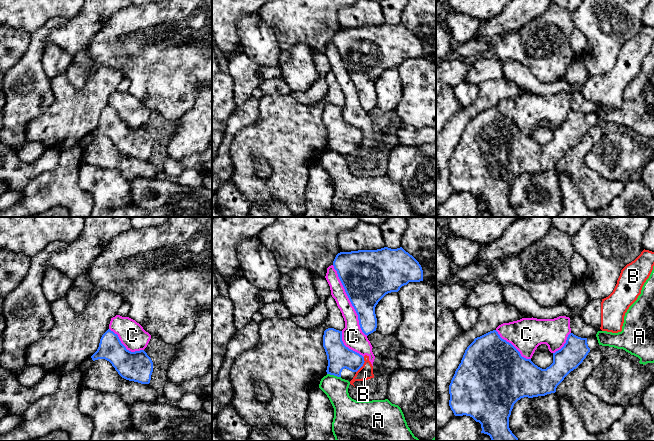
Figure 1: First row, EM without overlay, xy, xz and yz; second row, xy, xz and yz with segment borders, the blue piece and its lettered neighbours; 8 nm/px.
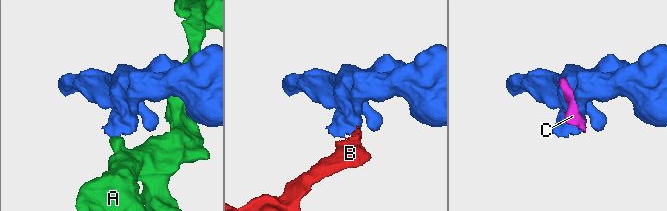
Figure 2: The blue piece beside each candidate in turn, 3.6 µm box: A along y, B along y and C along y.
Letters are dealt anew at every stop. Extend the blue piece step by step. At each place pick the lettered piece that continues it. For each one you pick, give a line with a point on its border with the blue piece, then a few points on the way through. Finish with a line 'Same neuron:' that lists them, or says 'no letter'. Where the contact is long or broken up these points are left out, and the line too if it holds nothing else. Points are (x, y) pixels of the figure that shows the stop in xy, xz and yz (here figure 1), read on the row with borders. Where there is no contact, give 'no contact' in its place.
Same neuron: no letter

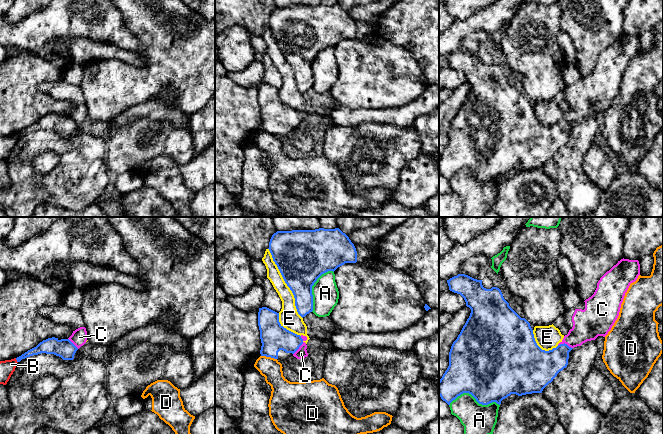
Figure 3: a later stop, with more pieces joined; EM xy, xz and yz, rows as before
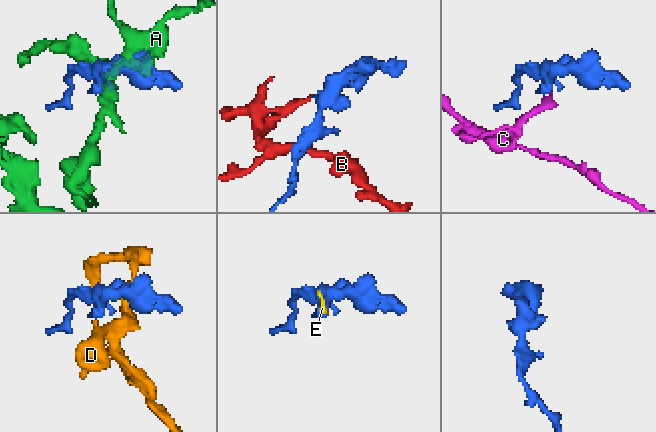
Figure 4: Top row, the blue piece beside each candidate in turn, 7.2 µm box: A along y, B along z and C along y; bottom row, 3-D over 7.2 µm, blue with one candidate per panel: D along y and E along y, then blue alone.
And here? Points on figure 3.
Same neuron: no letter

